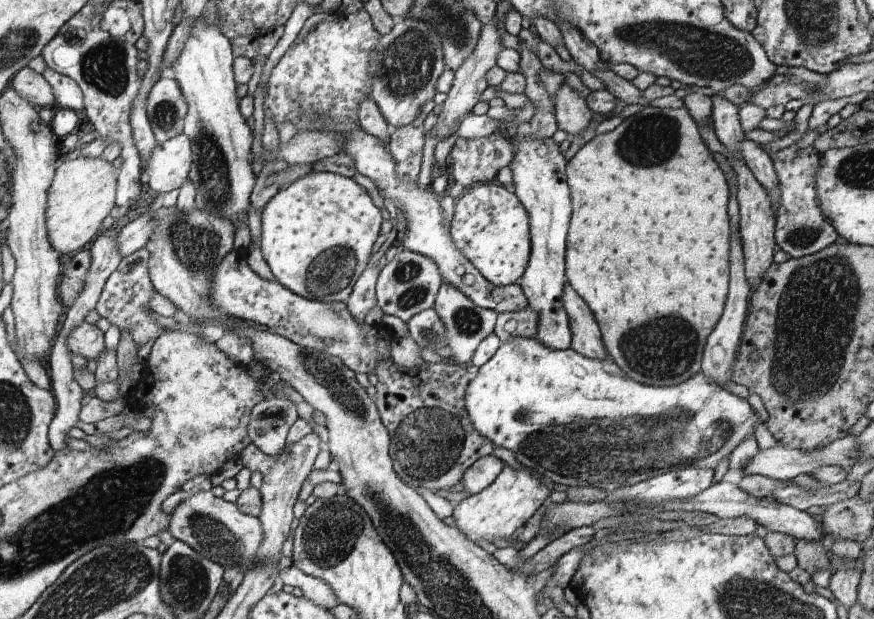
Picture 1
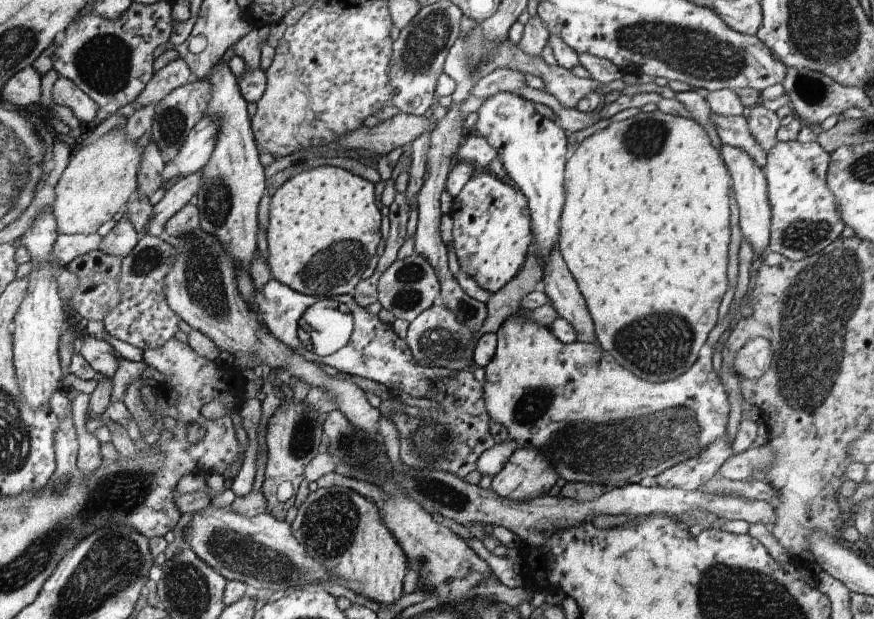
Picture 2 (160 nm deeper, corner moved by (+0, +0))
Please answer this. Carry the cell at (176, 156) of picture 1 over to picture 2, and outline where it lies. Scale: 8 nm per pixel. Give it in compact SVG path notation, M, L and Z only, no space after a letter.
M204 116L198 122L174 155L174 160L165 161L164 166L174 165L178 170L177 178L190 176L200 171L210 160L218 136L218 122L210 116Z

